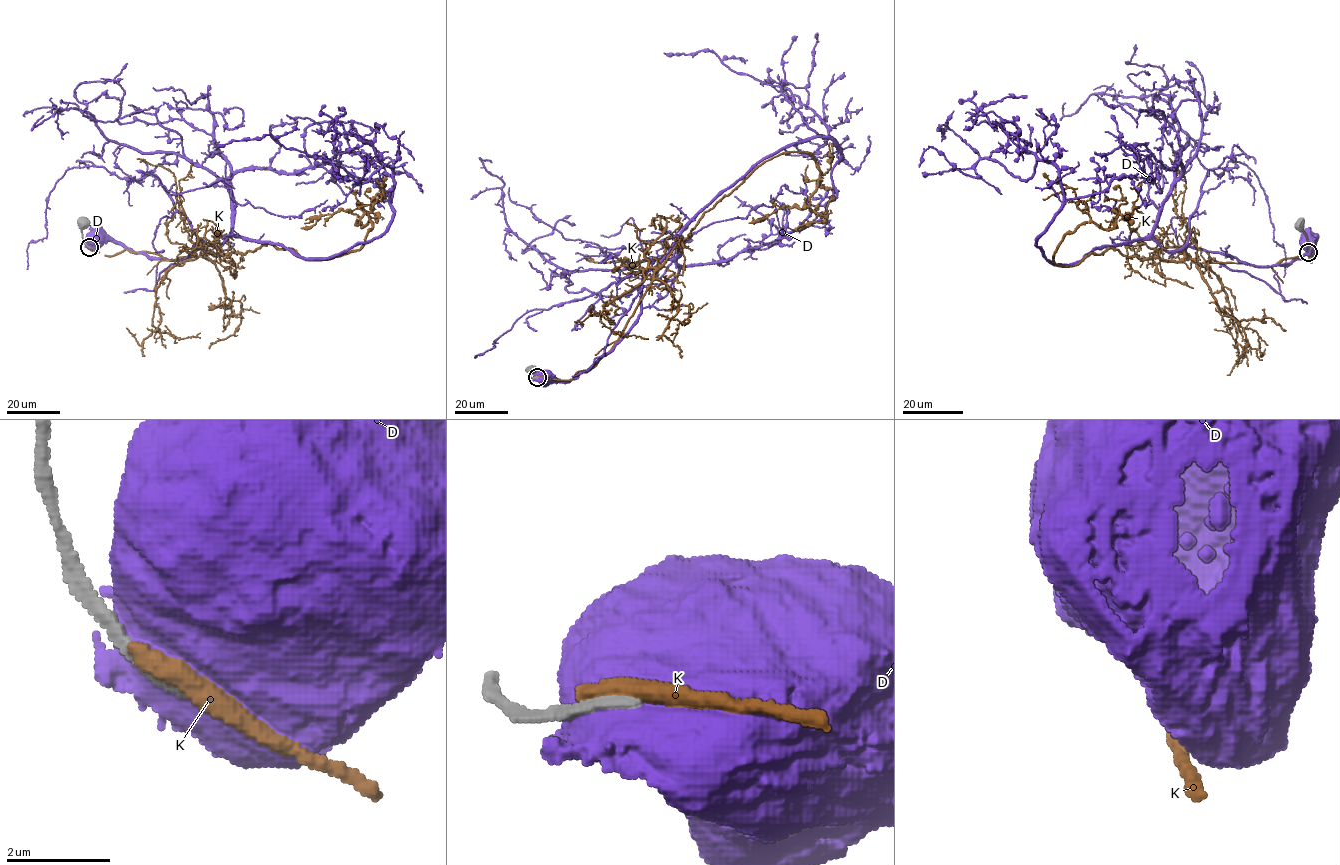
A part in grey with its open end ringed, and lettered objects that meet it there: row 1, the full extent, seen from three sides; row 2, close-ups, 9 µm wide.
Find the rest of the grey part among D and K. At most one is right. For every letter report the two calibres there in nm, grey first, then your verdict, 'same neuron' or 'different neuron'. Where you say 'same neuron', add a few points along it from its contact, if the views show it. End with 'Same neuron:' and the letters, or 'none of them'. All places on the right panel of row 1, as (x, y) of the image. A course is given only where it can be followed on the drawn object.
D: 300/600 nm | different neuron
K: 280/480 nm | different neuron
Same neuron: none of them

